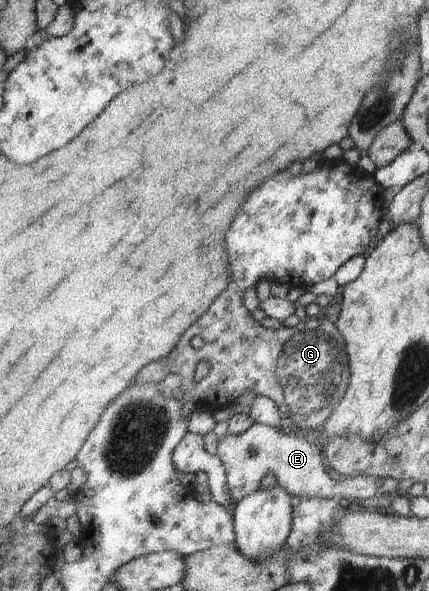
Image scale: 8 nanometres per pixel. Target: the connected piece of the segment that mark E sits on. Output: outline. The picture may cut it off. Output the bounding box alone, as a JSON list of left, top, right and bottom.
[216,423,384,503]

